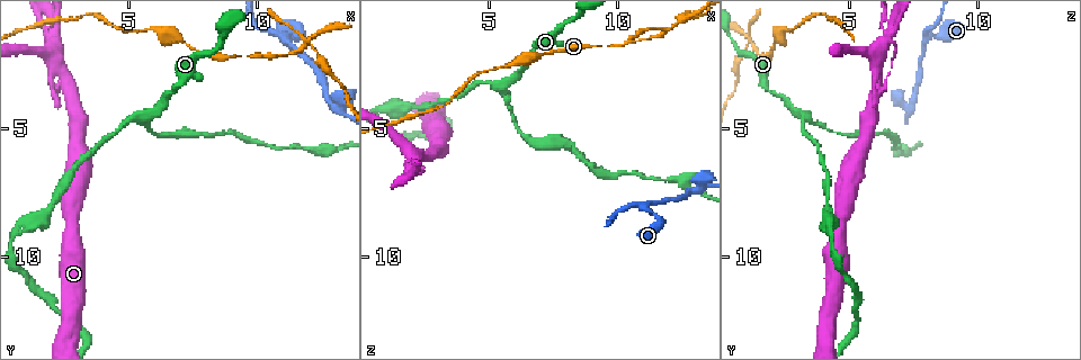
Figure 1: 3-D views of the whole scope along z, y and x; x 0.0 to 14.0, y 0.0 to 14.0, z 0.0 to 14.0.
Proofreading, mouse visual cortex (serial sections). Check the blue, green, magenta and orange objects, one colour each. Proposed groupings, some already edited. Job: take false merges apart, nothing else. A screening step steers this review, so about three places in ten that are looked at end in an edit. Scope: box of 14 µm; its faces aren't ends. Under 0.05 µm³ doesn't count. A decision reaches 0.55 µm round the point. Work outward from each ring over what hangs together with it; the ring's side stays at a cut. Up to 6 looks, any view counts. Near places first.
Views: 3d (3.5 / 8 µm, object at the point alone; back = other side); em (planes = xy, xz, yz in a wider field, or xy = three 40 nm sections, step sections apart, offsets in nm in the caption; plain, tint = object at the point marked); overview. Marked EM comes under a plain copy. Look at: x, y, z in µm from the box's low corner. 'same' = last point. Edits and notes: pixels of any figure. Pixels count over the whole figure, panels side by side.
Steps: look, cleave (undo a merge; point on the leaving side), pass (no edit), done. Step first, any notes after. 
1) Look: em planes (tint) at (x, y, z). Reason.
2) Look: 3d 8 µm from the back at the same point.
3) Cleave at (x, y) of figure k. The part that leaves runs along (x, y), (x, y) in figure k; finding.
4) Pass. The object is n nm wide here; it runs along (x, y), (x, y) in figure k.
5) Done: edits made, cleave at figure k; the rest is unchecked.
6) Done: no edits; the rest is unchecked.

Look: 3d 3.5 µm from the back at (11.1, 1.4, 8.2). Three arms meet.

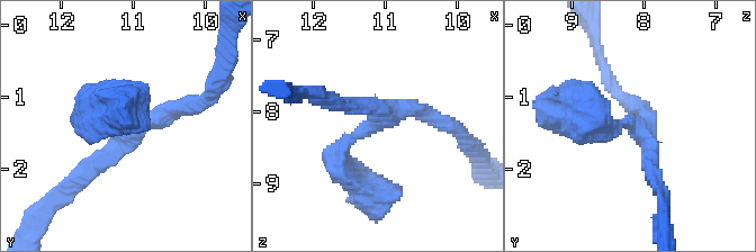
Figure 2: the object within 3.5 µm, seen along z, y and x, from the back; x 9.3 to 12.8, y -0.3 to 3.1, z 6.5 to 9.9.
Look: em xy step 2 (tint) at (11.10, 1.40, 8.15). 3 arms meet here; the arms are 250, 250, 400 nm wide.

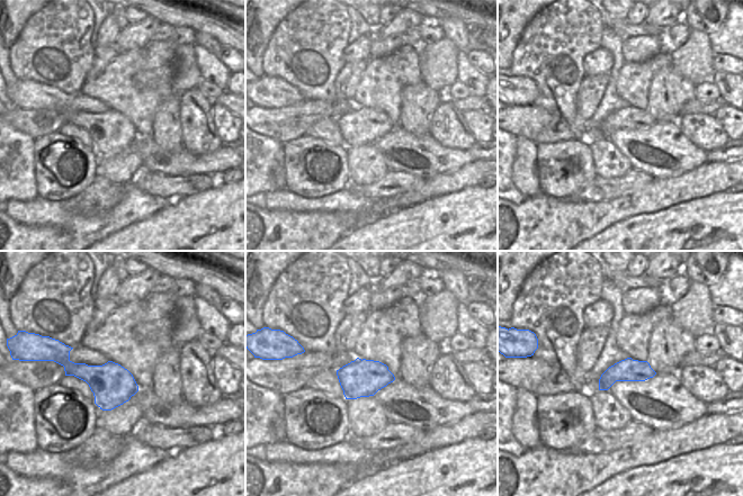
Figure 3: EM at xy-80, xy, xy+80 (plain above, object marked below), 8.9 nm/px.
Pass. It runs along (585, 102), (605, 127), (633, 123), (654, 176) in figure 2; one cell here.

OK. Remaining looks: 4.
Look: 3d 3.5 µm at (6.6, 1.3, 2.1). A fork.

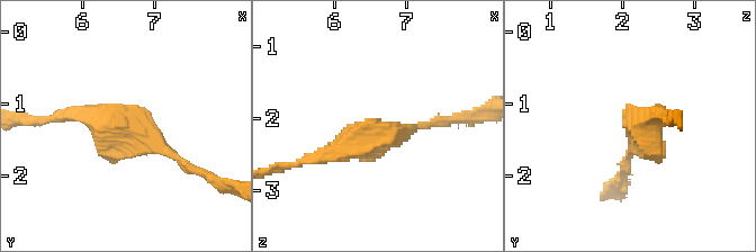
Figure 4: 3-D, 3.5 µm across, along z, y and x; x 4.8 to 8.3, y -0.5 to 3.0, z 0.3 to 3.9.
Look: em xy step 1 (tint) at (6.55, 1.25, 2.20).

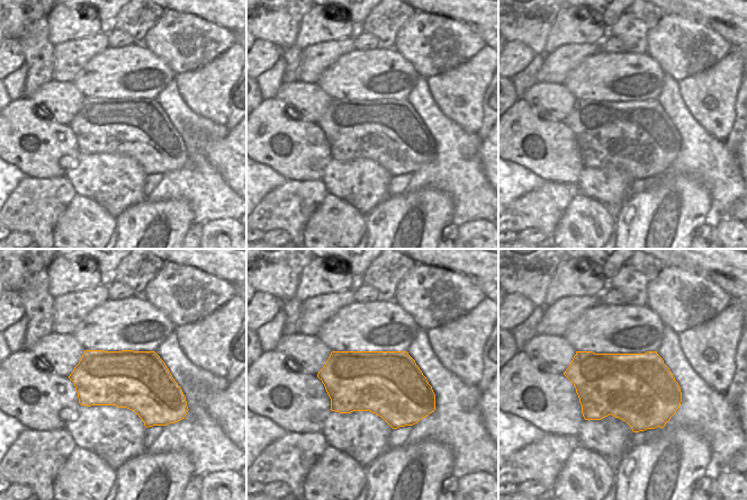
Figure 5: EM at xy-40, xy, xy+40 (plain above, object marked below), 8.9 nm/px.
Pass. It runs along (185, 165), (129, 124), (56, 117) in figure 4; all the same cell.

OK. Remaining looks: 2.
Look: 3d 8 µm at (2.0, 2.9, 6.1). Arms run side by side.

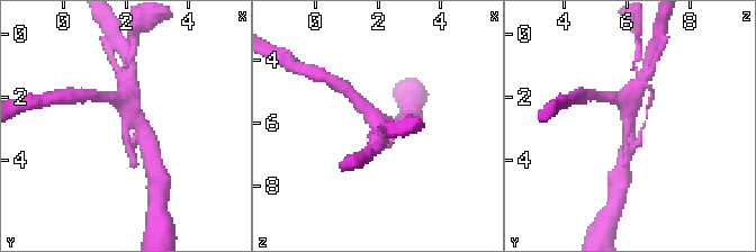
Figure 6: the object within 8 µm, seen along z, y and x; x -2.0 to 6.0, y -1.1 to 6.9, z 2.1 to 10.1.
Look: em xy step 2 (tint) at (2.0, 2.9, 6.1). 4 arms meet here; the arms are 250, 400, 400, 450 nm wide.

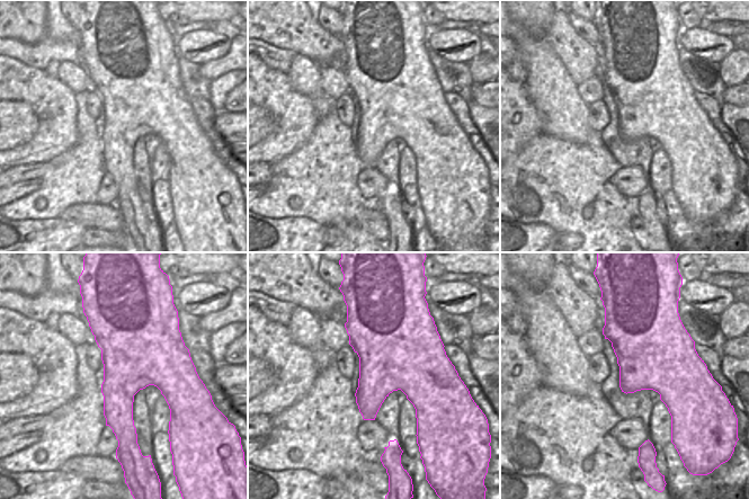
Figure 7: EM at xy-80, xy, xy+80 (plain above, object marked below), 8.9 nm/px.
Pass. It runs along (145, 132), (127, 105), (129, 74) in figure 6; all the same cell.

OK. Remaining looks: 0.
Done: no edits; the rest is unchecked.

